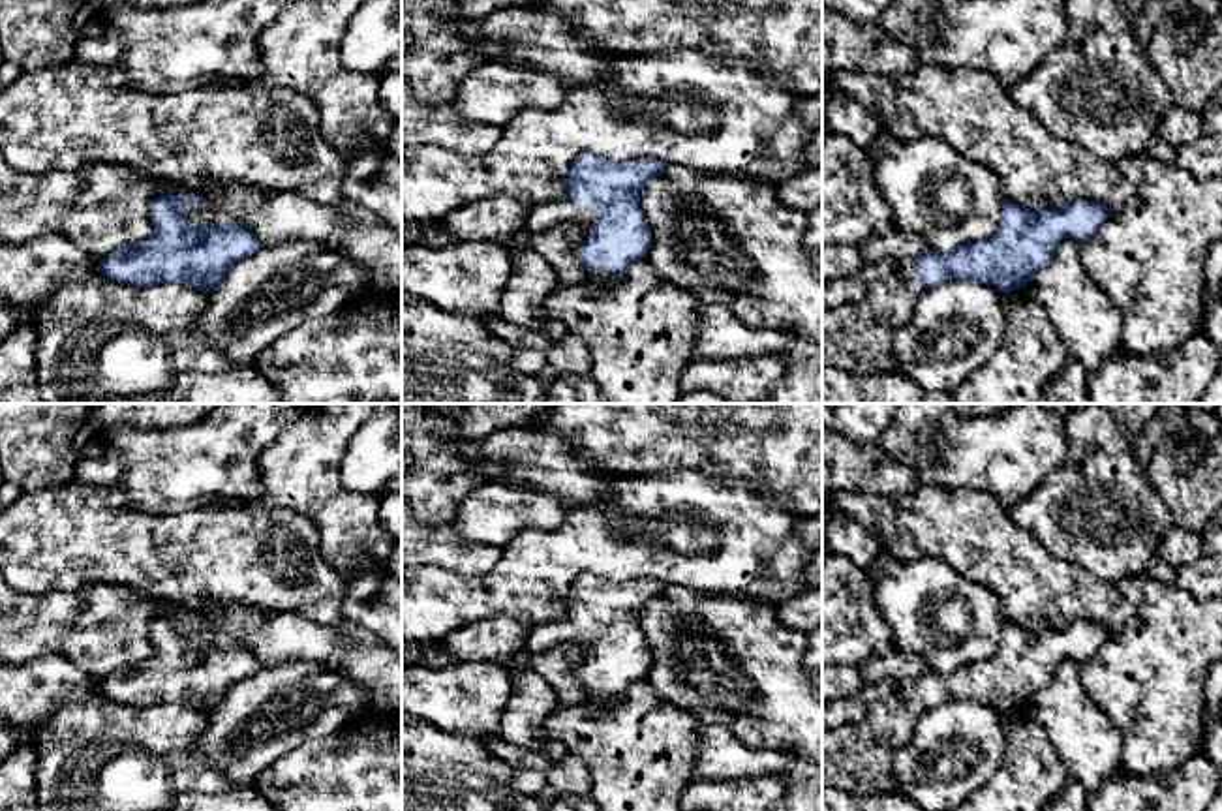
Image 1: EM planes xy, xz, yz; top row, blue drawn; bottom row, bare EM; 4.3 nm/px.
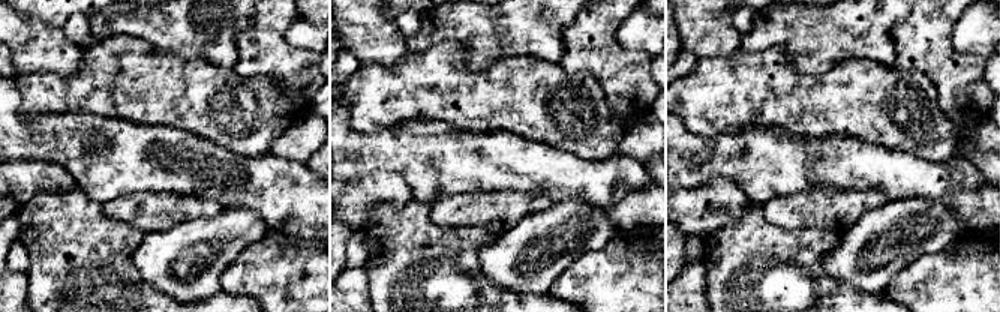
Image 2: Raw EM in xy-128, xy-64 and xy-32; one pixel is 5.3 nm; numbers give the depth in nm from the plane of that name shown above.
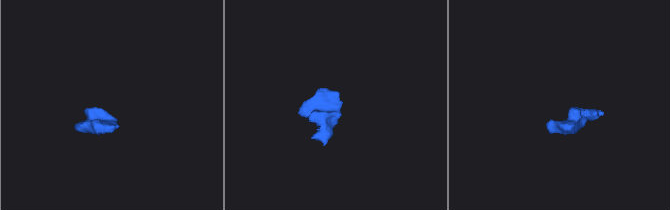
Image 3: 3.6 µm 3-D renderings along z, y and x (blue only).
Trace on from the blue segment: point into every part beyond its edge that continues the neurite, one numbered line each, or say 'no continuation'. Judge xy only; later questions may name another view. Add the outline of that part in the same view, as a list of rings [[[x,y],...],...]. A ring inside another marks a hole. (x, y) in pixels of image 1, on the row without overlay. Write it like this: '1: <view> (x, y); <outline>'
no continuation

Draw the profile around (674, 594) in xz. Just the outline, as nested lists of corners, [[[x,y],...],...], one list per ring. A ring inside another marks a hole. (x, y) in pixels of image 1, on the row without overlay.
[[[681,586],[646,603],[640,629],[651,651],[646,681],[702,727],[723,727],[751,749],[794,753],[822,766],[822,693],[805,670],[807,633],[785,627],[768,603],[725,601]]]

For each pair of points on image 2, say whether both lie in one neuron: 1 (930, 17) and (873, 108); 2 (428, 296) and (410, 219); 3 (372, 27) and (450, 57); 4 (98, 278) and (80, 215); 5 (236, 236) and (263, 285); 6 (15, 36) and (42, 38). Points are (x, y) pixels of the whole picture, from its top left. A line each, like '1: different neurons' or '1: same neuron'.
1: different neurons
2: same neuron
3: different neurons
4: same neuron
5: different neurons
6: same neuron

